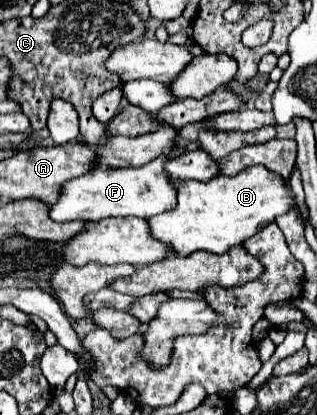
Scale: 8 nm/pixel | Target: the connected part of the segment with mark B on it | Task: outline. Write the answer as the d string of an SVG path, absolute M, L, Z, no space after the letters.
M252 166L236 176L216 176L210 182L186 180L178 186L178 204L174 210L148 218L152 236L168 244L180 256L198 250L226 254L232 246L242 246L278 216L298 210L290 180L272 174L264 166Z

